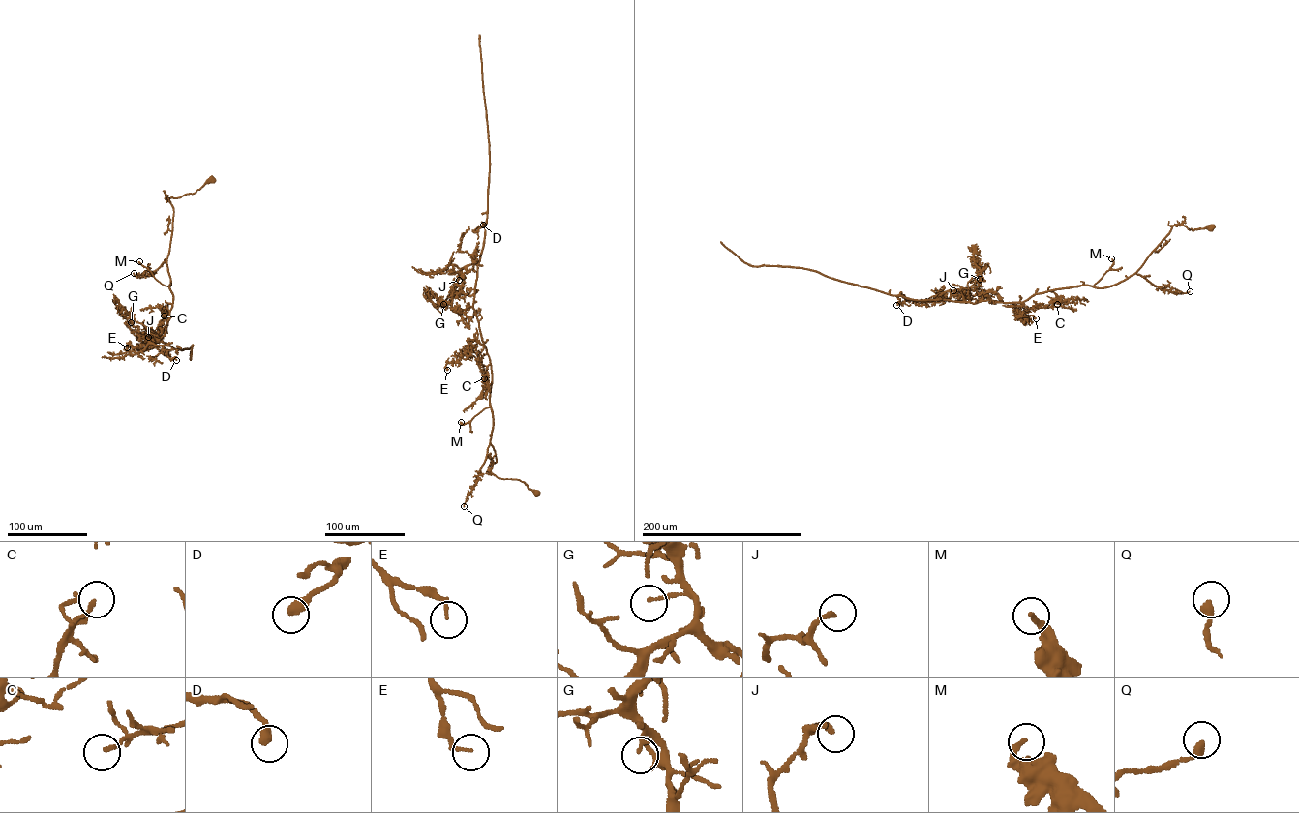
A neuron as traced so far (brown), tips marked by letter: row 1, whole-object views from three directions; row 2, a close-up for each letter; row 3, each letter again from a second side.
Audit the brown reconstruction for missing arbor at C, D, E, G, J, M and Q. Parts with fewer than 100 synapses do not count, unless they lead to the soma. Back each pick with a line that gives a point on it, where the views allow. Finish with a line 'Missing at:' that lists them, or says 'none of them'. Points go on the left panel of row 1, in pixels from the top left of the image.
Missing at: none of them

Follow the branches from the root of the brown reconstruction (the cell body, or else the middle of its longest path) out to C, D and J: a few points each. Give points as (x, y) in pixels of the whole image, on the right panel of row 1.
C: (1210, 228), (1193, 230), (1173, 225), (1134, 273), (1102, 287), (1081, 286), (1047, 291), (1062, 301), (1057, 304)
D: (1210, 228), (1173, 225), (1138, 269), (1104, 287), (1055, 288), (1010, 303), (901, 294), (896, 305)
J: (1210, 228), (1173, 225), (1138, 269), (1104, 287), (1009, 303), (972, 303), (968, 290), (953, 290)

